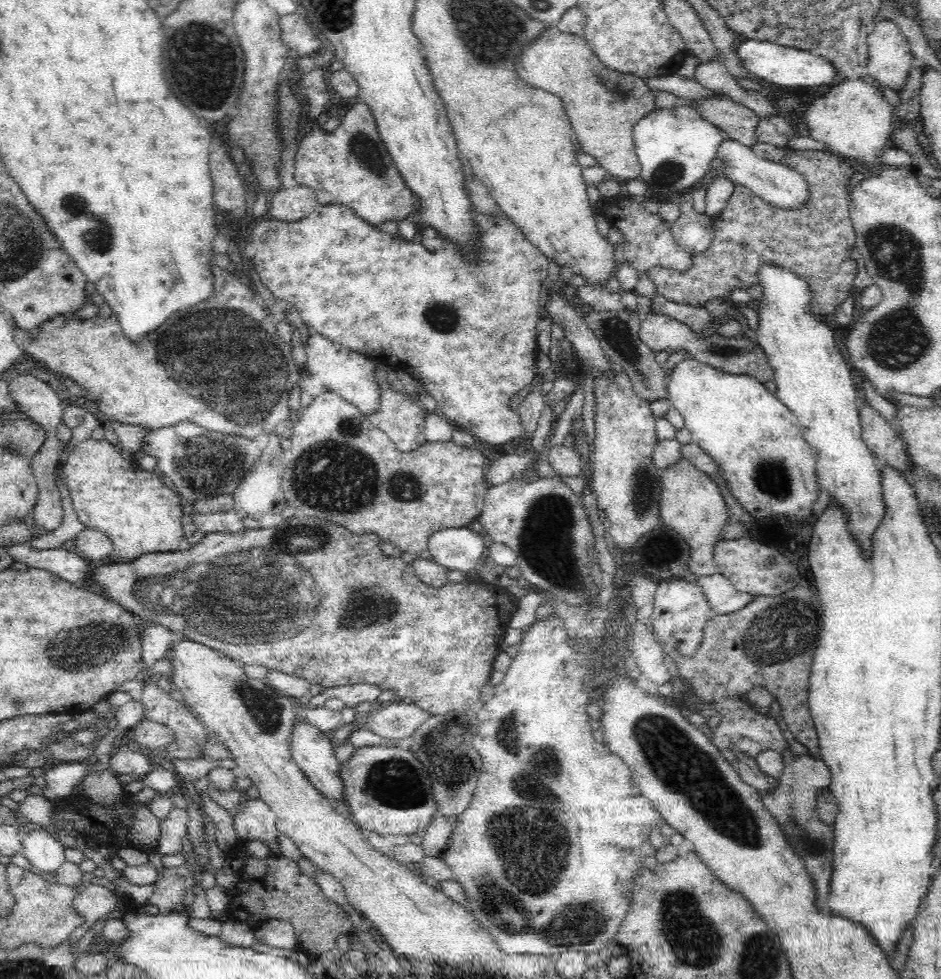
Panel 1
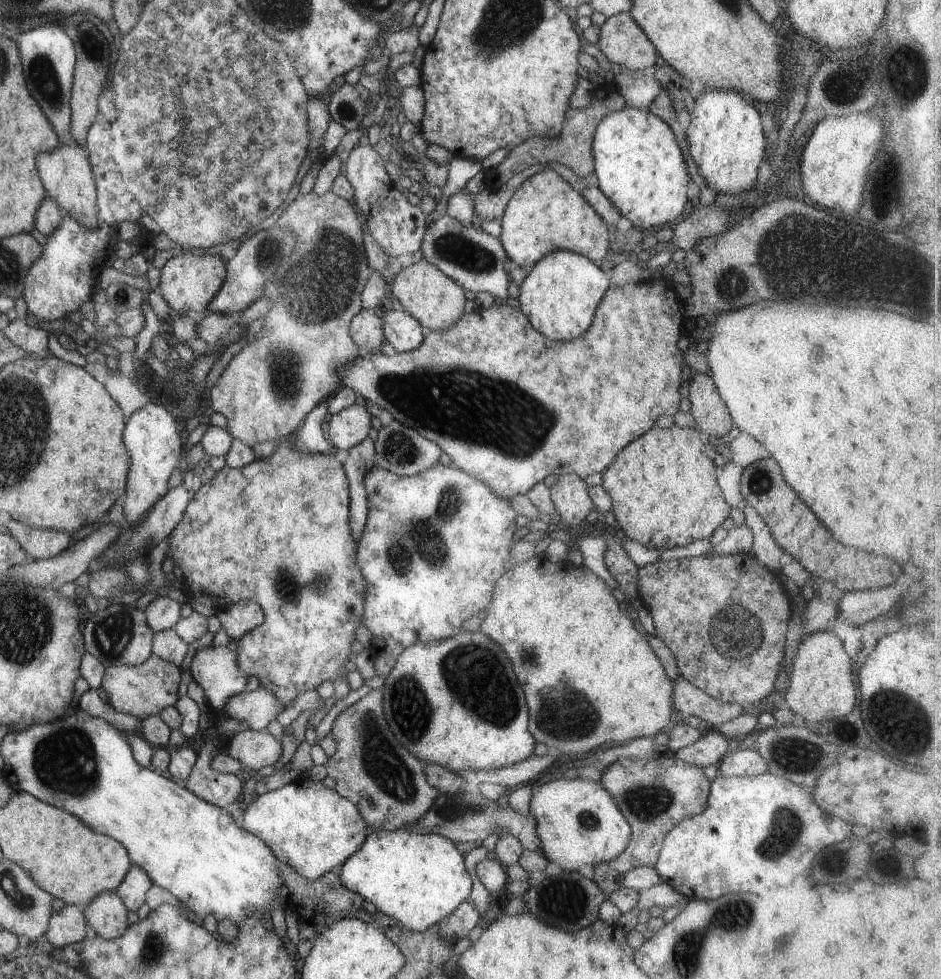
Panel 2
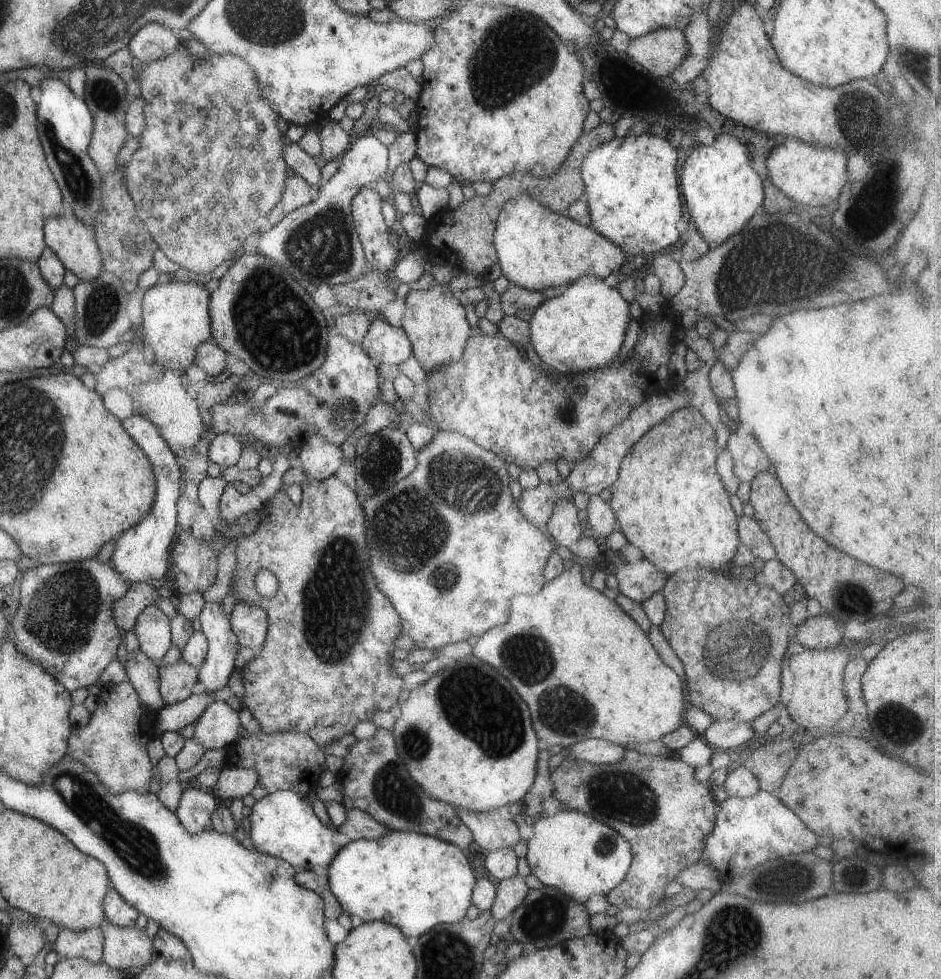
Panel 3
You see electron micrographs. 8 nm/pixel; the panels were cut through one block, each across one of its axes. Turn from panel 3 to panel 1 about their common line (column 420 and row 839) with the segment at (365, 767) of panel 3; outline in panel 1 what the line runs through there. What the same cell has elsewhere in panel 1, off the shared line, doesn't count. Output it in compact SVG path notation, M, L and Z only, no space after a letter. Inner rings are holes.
M786 750L784 756L784 770L779 778L779 785L774 792L759 793L761 796L764 806L768 809L768 812L772 814L772 817L778 821L782 833L786 837L786 840L790 843L795 853L804 861L807 873L813 880L817 901L815 905L821 908L822 911L828 909L829 894L830 894L830 881L831 872L833 870L833 844L834 844L834 833L833 828L821 822L817 818L816 810L816 796L820 792L820 788L827 788L831 783L831 774L829 768L821 760L821 758L811 758L809 755L800 756L798 760L793 758L793 755L789 750Z

